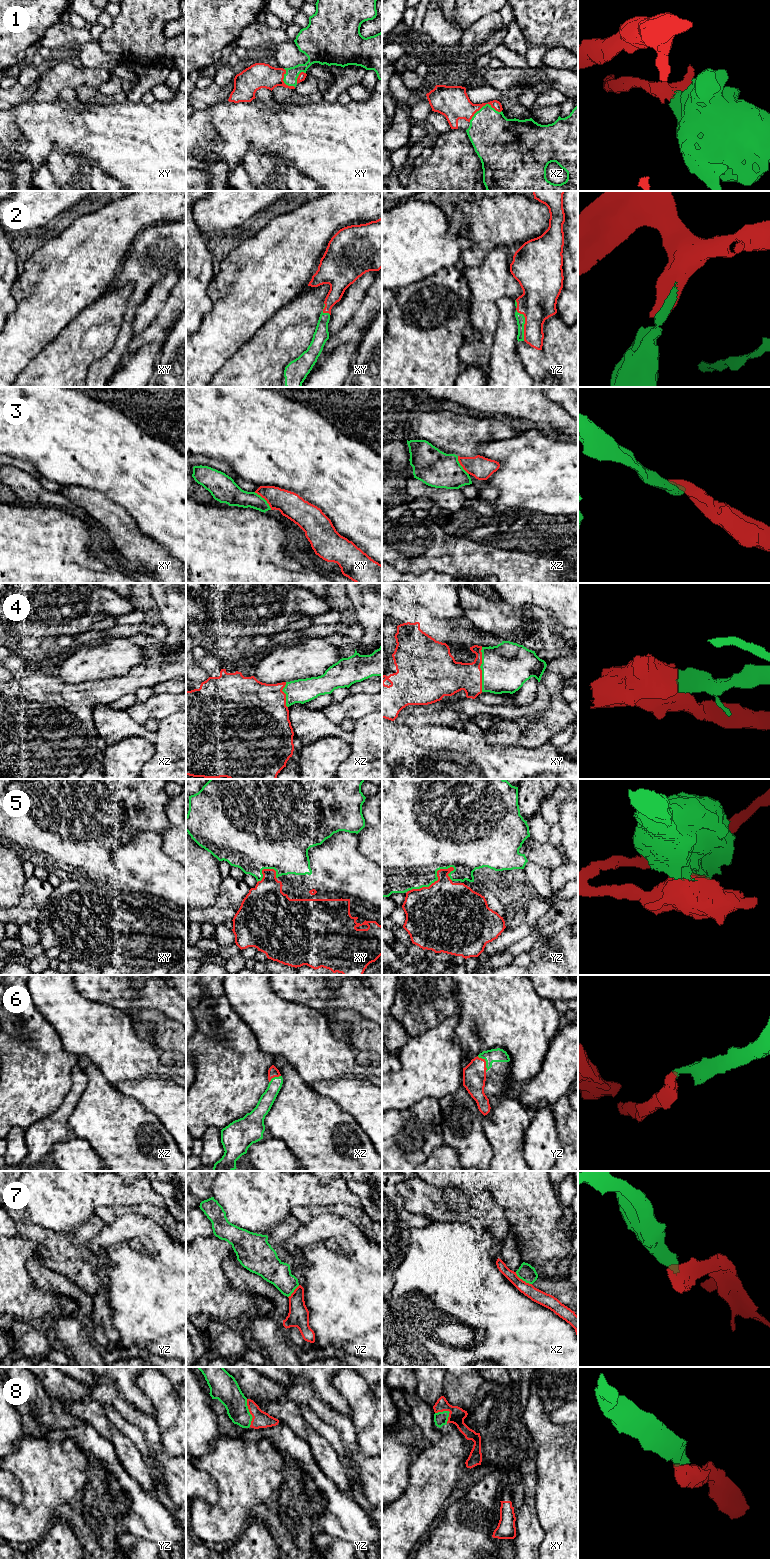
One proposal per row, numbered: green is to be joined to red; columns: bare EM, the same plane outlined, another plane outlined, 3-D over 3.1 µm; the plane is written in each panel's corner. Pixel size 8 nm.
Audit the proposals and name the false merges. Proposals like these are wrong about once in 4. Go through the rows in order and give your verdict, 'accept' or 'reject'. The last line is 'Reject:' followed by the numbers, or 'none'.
1: accept
2: accept
3: reject
4: accept
5: reject
6: accept
7: reject
8: accept
Reject: 3, 5, 7

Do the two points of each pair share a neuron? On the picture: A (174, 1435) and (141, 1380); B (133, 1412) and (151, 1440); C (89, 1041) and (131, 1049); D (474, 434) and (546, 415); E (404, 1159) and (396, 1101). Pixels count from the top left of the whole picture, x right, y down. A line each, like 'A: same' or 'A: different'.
A: same
B: same
C: same
D: different
E: different

